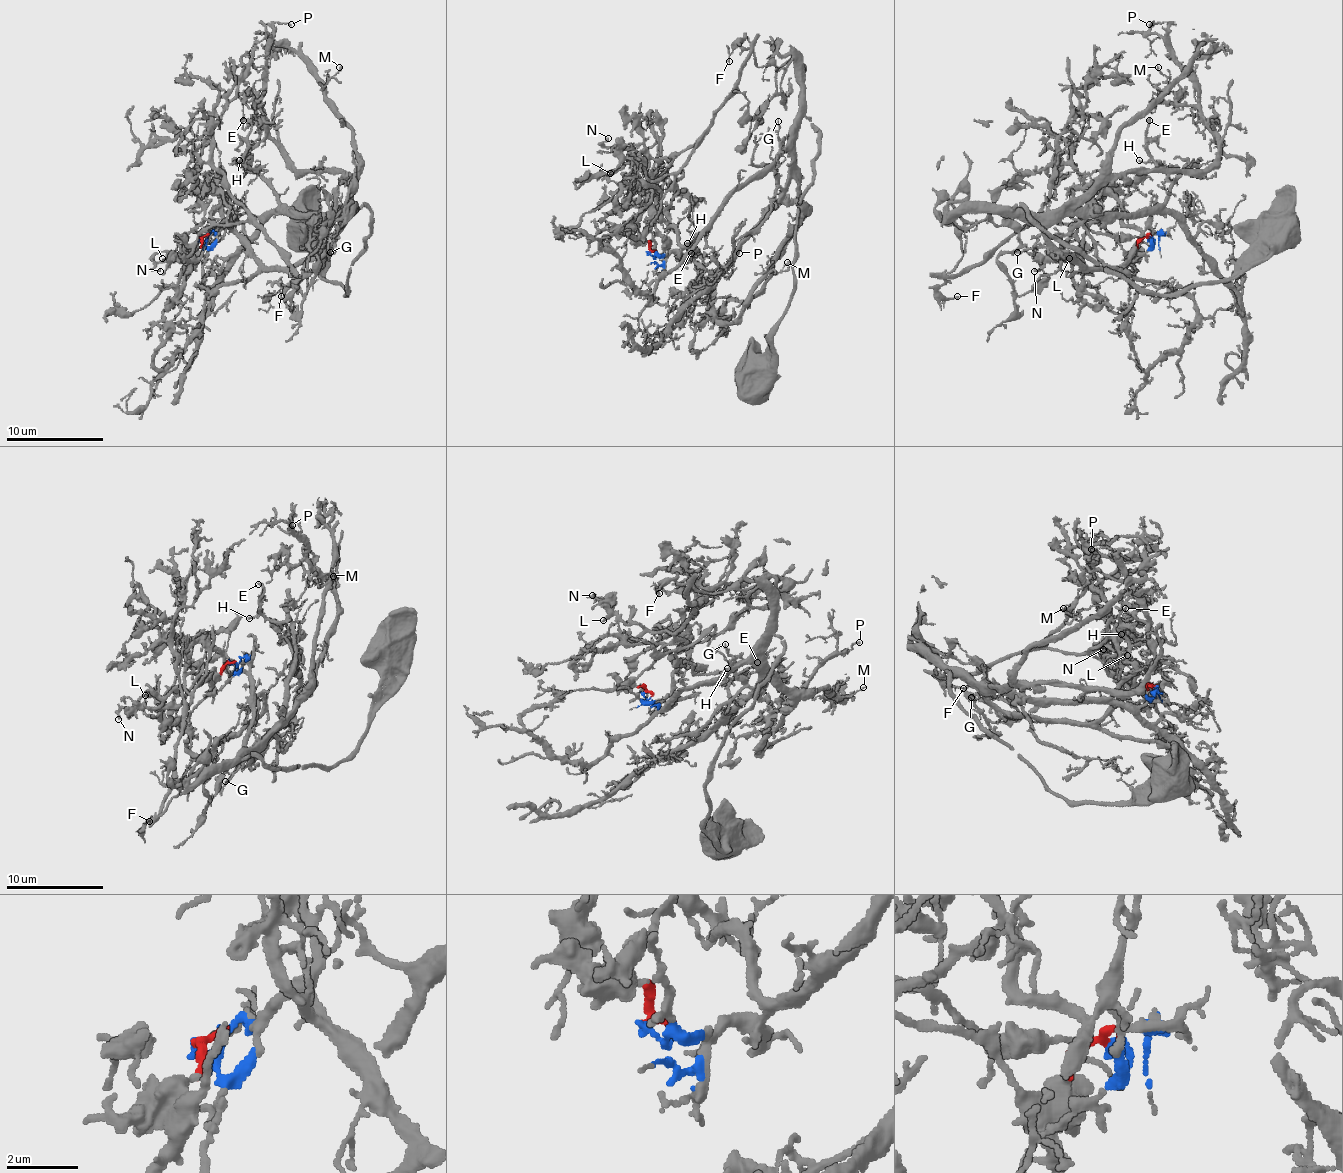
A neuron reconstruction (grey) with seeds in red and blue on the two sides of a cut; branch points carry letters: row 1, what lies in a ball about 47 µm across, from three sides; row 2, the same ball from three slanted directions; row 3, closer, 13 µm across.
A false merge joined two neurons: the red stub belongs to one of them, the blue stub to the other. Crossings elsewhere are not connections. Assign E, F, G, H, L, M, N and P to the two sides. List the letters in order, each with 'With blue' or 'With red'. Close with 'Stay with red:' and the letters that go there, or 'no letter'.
E: With blue
F: With red
G: With blue
H: With blue
L: With red
M: With blue
N: With red
P: With blue
Stay with red: F, L, N

